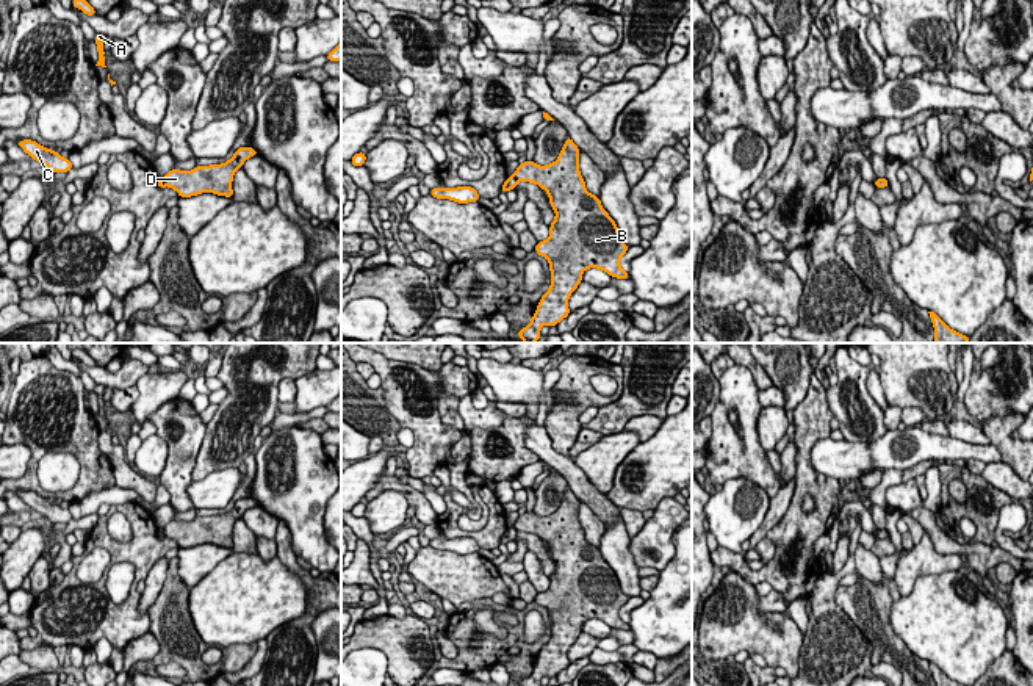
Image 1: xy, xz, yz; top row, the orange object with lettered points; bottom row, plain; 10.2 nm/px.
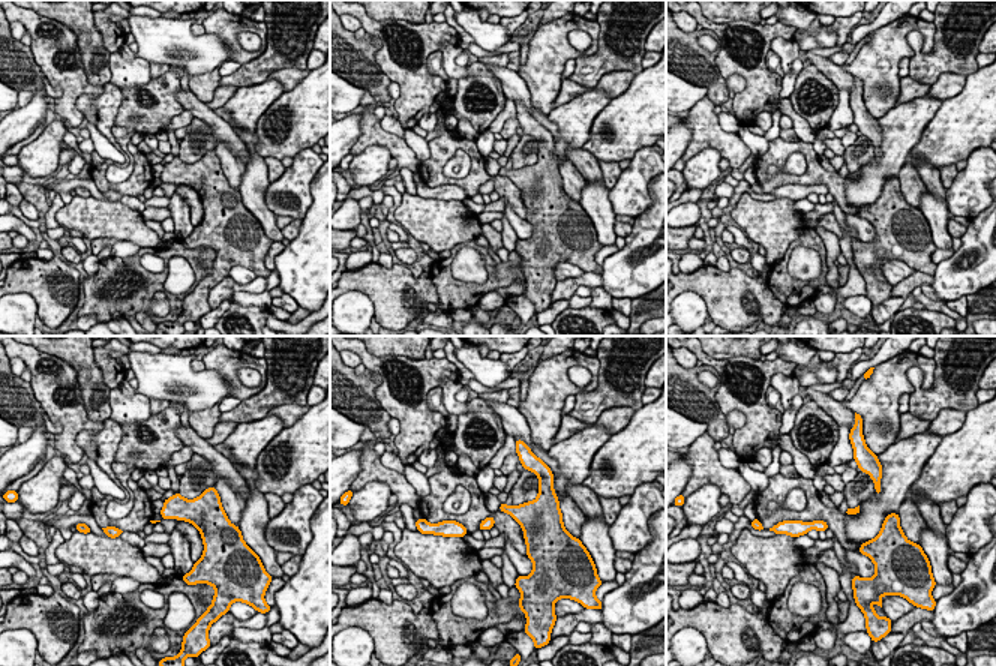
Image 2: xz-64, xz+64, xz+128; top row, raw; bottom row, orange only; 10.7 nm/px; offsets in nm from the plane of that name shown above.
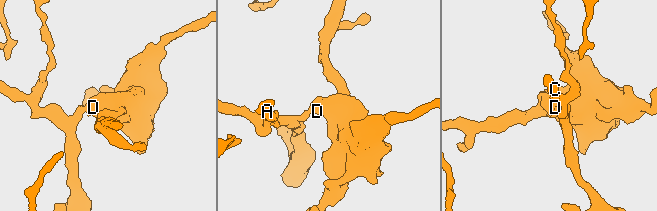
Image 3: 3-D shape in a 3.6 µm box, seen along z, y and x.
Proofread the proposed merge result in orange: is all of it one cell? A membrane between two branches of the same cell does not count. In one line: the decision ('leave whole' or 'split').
split

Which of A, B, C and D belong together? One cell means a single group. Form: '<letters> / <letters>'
A C / B D

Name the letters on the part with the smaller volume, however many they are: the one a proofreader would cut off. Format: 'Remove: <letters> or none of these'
Remove: B, D

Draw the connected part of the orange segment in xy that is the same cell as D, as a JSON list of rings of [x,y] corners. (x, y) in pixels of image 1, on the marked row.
[[[239,147],[225,163],[196,166],[193,171],[180,171],[174,168],[164,175],[163,182],[164,186],[175,190],[180,197],[191,197],[202,193],[233,197],[233,174],[254,155],[258,155],[255,149]]]

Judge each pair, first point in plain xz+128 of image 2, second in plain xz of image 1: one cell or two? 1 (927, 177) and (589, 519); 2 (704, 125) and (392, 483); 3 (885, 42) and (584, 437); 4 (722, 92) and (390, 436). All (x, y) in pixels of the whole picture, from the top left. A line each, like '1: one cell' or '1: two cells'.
1: two cells
2: one cell
3: two cells
4: one cell

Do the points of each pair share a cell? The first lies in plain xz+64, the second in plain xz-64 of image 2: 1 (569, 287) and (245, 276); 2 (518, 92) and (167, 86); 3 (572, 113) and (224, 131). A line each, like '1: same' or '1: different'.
1: different
2: different
3: different

